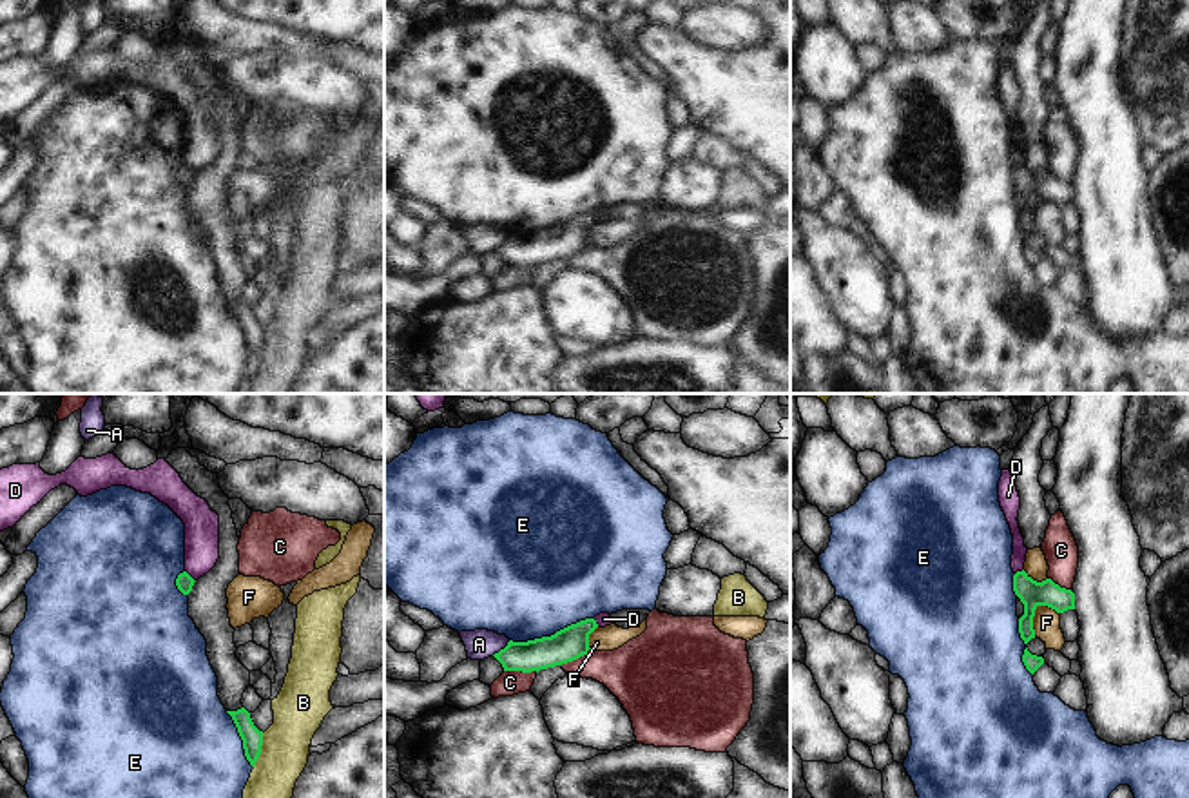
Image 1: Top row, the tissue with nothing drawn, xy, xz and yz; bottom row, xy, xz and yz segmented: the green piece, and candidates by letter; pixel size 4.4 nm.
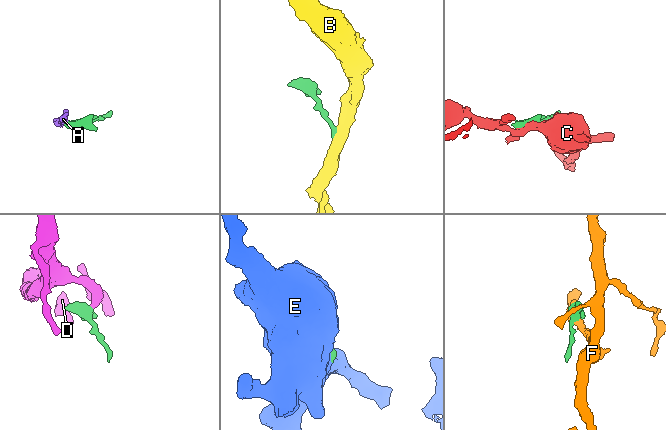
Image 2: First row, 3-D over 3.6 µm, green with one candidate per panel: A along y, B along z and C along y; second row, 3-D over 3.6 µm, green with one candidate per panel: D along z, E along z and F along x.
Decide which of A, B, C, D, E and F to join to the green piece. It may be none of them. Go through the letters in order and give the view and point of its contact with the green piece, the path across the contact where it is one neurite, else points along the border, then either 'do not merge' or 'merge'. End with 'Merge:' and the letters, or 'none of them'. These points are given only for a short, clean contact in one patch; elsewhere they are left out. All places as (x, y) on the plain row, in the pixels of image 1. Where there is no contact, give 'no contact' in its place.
A: meets green in xz at (501, 243); border along xz (510, 234), (492, 249); do not merge
B: meets green in xy at (260, 343); border along xy (263, 327), (260, 350), (252, 360); do not merge
C: meets green in xz at (521, 263); do not merge
D: meets green in xy at (189, 169); border along xy (185, 164), (194, 175); do not merge
E: meets green in xz at (551, 229); do not merge
F: meets green in yz at (1034, 205); border along yz (1059, 205), (1039, 200), (1034, 211), (1034, 229); do not merge
Merge: none of them

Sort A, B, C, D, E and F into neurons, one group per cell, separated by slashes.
A / B / C / D / E / F

